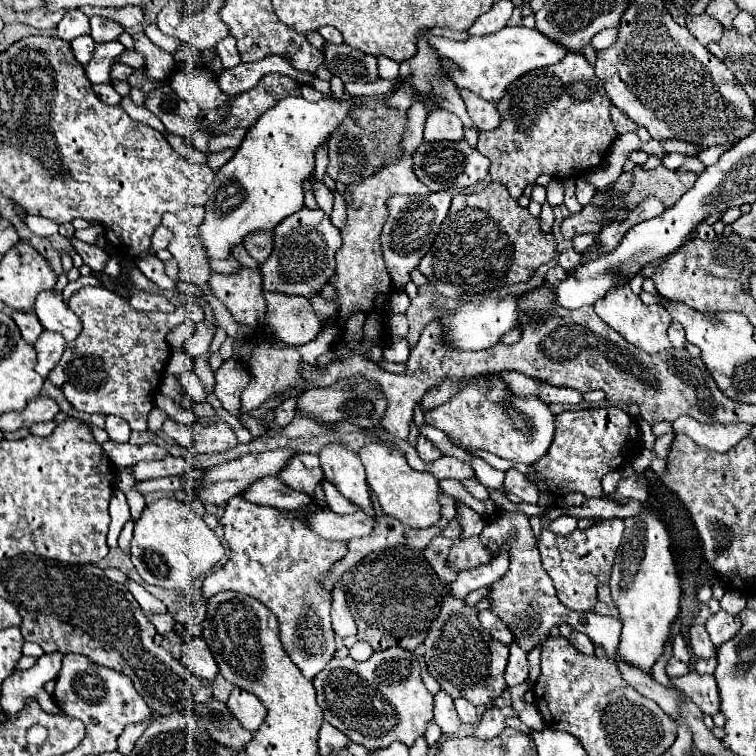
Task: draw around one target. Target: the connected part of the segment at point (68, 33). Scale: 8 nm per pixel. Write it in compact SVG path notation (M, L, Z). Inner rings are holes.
M69 10L57 24L57 36L61 40L75 40L77 36L89 34L89 18L81 10Z

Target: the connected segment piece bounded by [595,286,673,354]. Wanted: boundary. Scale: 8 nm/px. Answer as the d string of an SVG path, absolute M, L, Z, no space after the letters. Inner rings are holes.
M629 286L619 288L619 290L611 290L607 294L607 298L601 298L599 302L595 302L595 312L599 314L599 318L605 324L609 324L613 330L617 330L627 342L631 342L639 350L645 350L647 354L673 350L673 346L667 338L667 328L671 324L671 316L667 314L667 310L661 304L645 306L641 302L641 298L631 292Z

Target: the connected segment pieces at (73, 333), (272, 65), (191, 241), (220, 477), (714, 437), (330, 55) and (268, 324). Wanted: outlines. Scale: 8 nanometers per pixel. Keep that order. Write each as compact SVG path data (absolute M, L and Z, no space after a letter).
M41 292L35 302L35 314L45 330L63 334L65 342L73 342L79 336L81 322L79 318L63 304L61 294Z
M267 56L265 60L259 60L259 62L251 62L251 64L239 64L231 70L223 70L221 72L221 80L219 80L219 88L221 92L231 100L235 100L239 94L255 88L261 78L265 74L285 74L293 80L297 80L299 84L303 82L313 82L313 86L317 90L321 90L323 95L327 96L330 93L331 84L329 81L319 80L319 78L311 78L309 74L301 74L297 72L293 66L289 66L287 60L283 60L281 56Z
M179 222L173 230L173 240L169 244L169 252L179 260L179 278L183 282L201 286L207 290L207 280L209 280L209 266L205 260L205 250L203 244L199 242L199 232L197 228L191 228L185 222Z
M271 450L271 452L263 452L263 454L247 454L241 456L237 460L213 466L205 472L205 486L203 488L195 488L193 494L201 500L201 502L213 502L213 504L225 504L231 496L241 494L243 490L247 490L247 486L251 486L251 482L257 482L257 478L265 478L265 476L275 476L285 462L293 456L293 450Z
M681 416L673 422L673 432L687 434L693 438L699 446L715 450L715 452L727 452L733 448L741 438L747 436L751 426L747 424L701 424L691 416Z
M325 44L325 66L343 82L379 82L377 58L347 44Z
M267 290L263 294L267 300L265 330L269 334L291 346L307 344L319 334L323 322L315 316L307 298Z

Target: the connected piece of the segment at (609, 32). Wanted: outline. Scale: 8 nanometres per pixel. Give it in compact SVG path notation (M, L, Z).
M617 28L601 30L601 32L591 40L591 46L593 46L595 50L605 50L605 48L609 48L611 44L615 44L617 34L619 34L619 30L617 30Z

